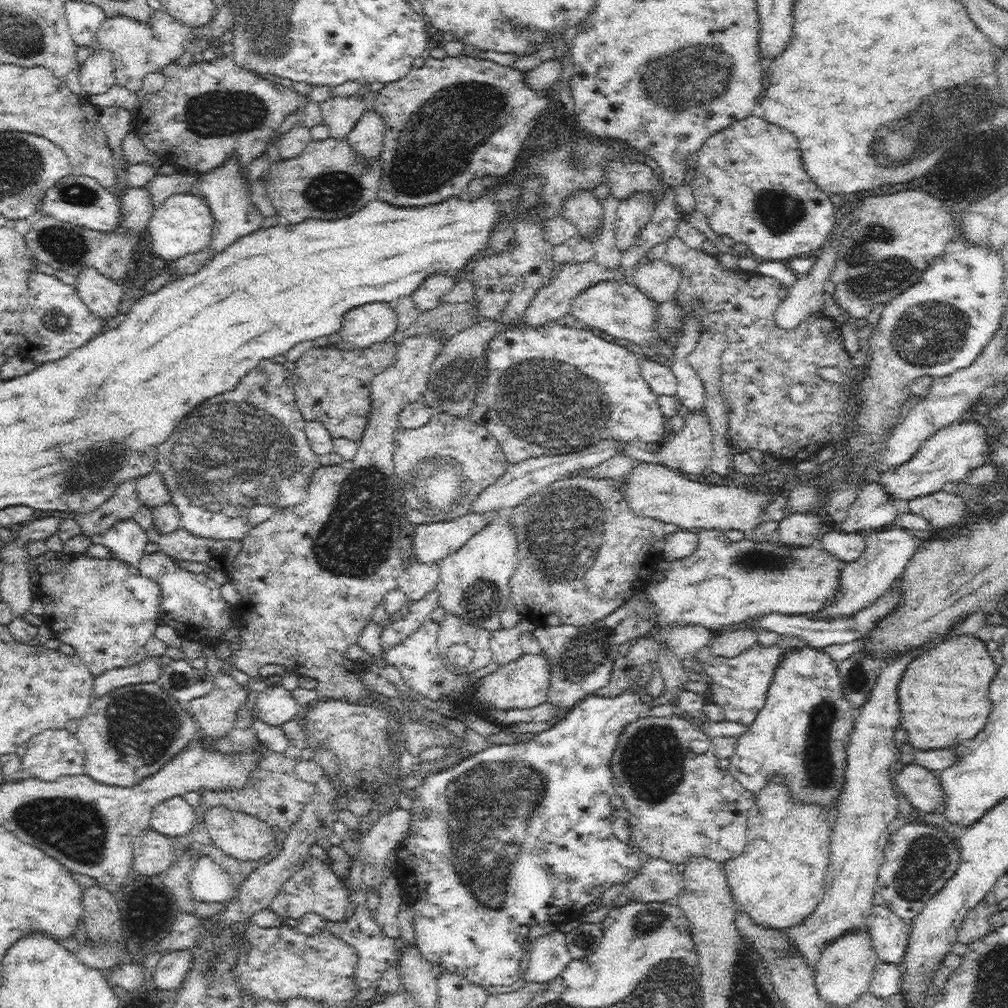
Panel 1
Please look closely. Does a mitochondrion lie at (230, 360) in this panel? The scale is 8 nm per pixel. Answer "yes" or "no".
no

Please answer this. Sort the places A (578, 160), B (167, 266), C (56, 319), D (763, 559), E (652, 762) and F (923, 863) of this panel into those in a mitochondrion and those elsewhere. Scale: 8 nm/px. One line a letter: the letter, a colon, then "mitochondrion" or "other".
A: mitochondrion
B: other
C: mitochondrion
D: mitochondrion
E: mitochondrion
F: mitochondrion

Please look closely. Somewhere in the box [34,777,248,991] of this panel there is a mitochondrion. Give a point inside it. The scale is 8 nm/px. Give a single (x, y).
(208, 967)

